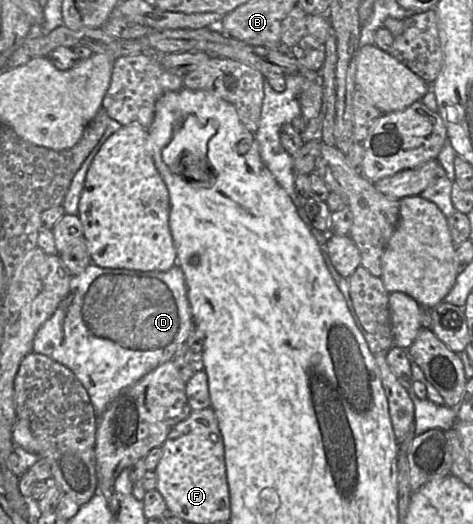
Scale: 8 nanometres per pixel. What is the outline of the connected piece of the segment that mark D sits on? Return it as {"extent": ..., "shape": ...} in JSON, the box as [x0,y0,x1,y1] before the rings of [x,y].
{"extent":[33,262,195,418],"shape":[[[177,262],[167,272],[141,272],[127,269],[110,269],[91,264],[79,275],[72,276],[70,292],[59,304],[53,315],[45,321],[37,331],[33,342],[33,352],[47,355],[73,372],[87,390],[95,414],[99,418],[123,388],[141,379],[159,365],[171,360],[178,347],[186,341],[193,329],[195,329],[195,326],[188,299],[187,284],[184,272]]]}

